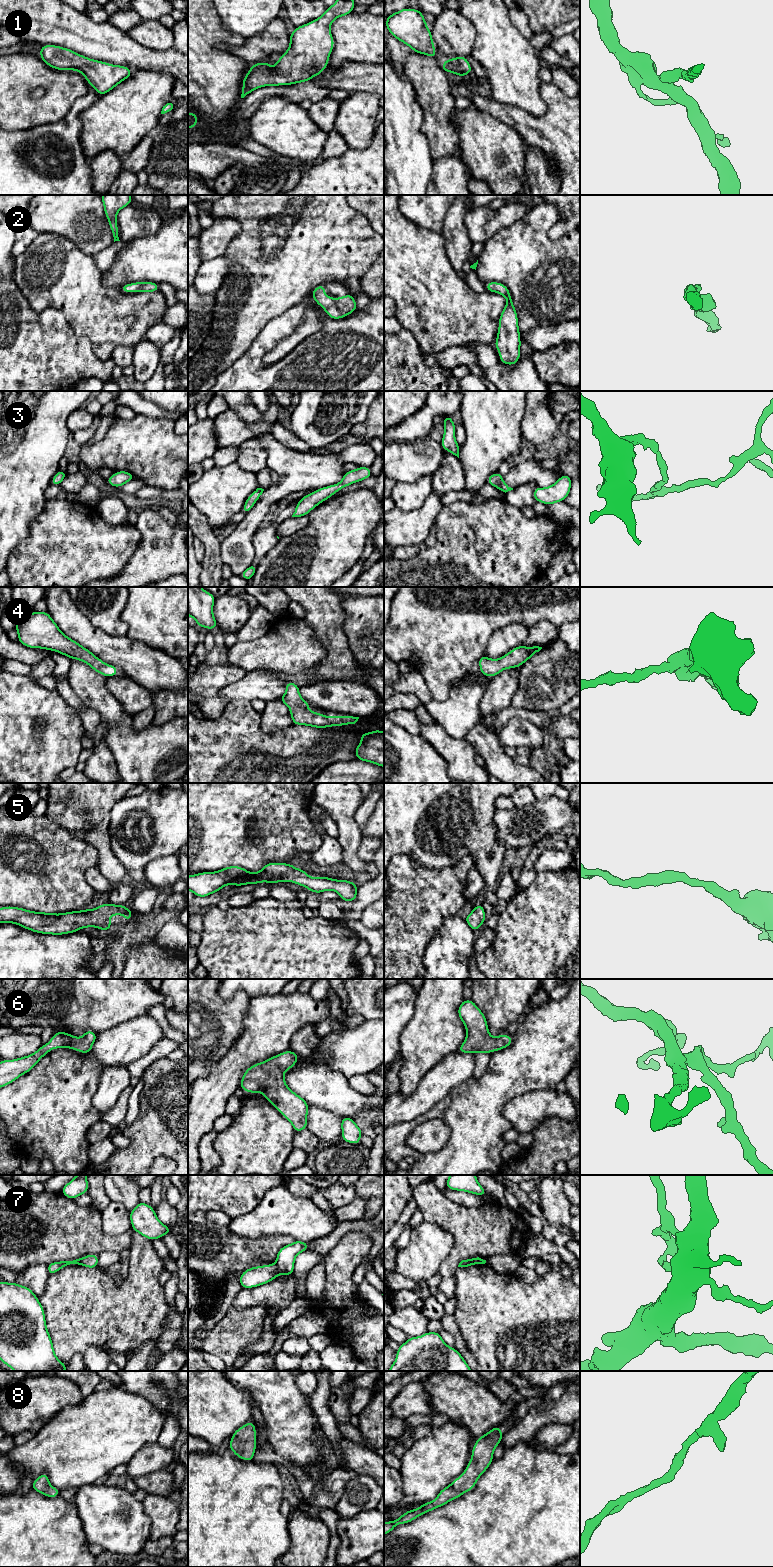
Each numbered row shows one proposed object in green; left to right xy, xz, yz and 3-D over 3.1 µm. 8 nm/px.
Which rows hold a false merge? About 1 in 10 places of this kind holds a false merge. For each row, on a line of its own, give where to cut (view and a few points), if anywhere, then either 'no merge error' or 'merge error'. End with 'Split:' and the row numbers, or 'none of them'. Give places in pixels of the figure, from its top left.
1: no cut; no merge error
2: no cut; no merge error
3: no cut; no merge error
4: no cut; no merge error
5: no cut; no merge error
6: no cut; no merge error
7: cut in xz along (275, 1263), (279, 1273); merge error
8: no cut; no merge error
Split: 7

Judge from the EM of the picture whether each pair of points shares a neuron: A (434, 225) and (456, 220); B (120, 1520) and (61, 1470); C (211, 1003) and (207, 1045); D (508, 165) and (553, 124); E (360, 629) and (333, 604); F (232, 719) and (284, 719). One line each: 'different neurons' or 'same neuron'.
A: different neurons
B: different neurons
C: same neuron
D: different neurons
E: different neurons
F: different neurons

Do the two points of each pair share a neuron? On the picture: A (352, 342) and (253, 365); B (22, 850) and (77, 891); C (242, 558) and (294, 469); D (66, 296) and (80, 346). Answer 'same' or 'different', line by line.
A: same
B: same
C: same
D: different

